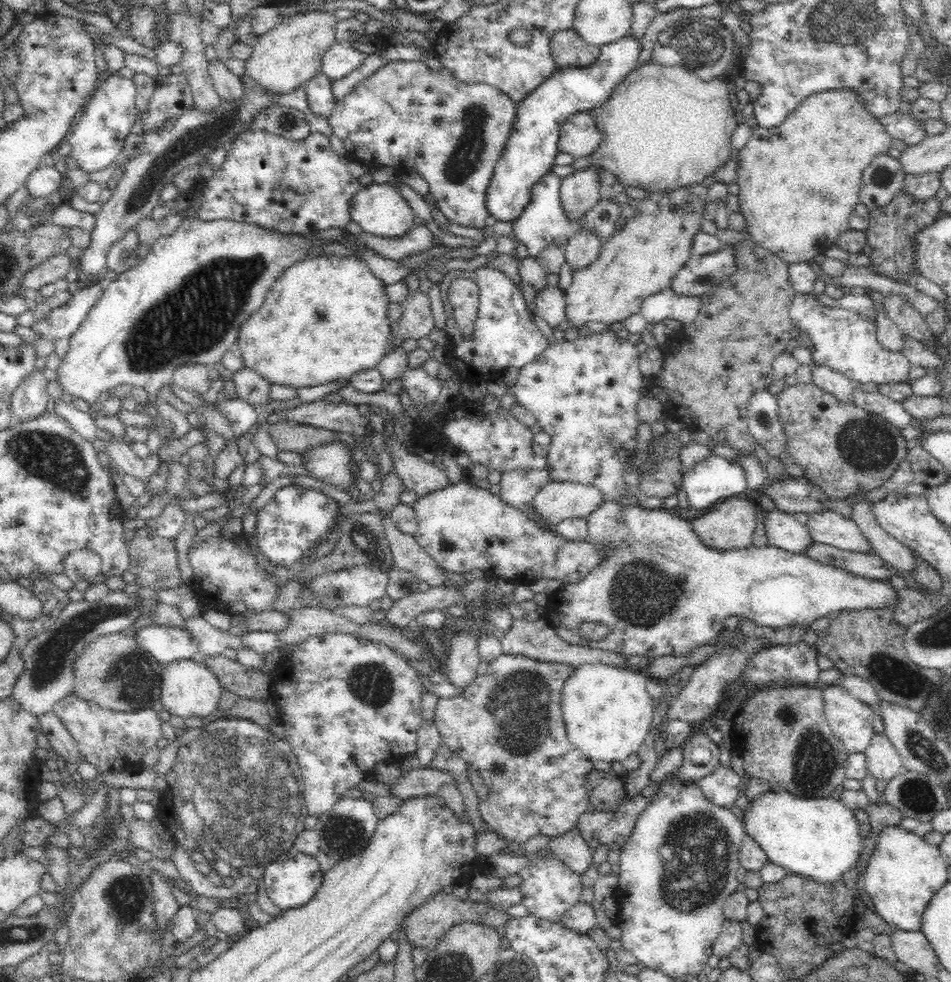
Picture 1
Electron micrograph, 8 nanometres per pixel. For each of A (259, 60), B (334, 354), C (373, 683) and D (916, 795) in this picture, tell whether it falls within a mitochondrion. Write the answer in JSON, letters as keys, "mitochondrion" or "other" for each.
{"A":"other","B":"other","C":"mitochondrion","D":"mitochondrion"}

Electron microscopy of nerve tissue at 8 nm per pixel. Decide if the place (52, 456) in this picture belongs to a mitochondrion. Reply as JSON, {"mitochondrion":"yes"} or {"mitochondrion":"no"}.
{"mitochondrion":"yes"}

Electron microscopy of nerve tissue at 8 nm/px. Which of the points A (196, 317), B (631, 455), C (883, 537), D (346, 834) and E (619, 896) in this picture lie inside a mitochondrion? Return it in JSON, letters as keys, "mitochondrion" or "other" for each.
{"A":"mitochondrion","B":"other","C":"other","D":"mitochondrion","E":"other"}

